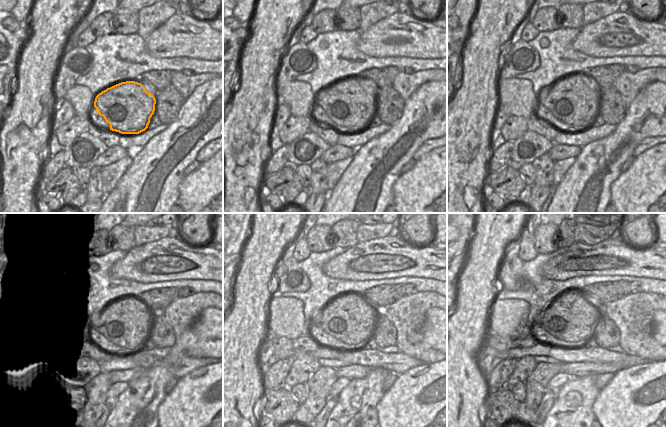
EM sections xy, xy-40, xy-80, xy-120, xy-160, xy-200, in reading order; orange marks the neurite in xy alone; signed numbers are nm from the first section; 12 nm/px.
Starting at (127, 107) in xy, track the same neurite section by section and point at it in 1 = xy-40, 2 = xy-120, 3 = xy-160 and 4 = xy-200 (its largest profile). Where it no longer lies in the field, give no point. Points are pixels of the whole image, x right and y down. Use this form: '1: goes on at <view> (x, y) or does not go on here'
1: goes on at xy-40 (351, 104)
2: goes on at xy-120 (126, 322)
3: goes on at xy-160 (350, 319)
4: goes on at xy-200 (572, 317)

